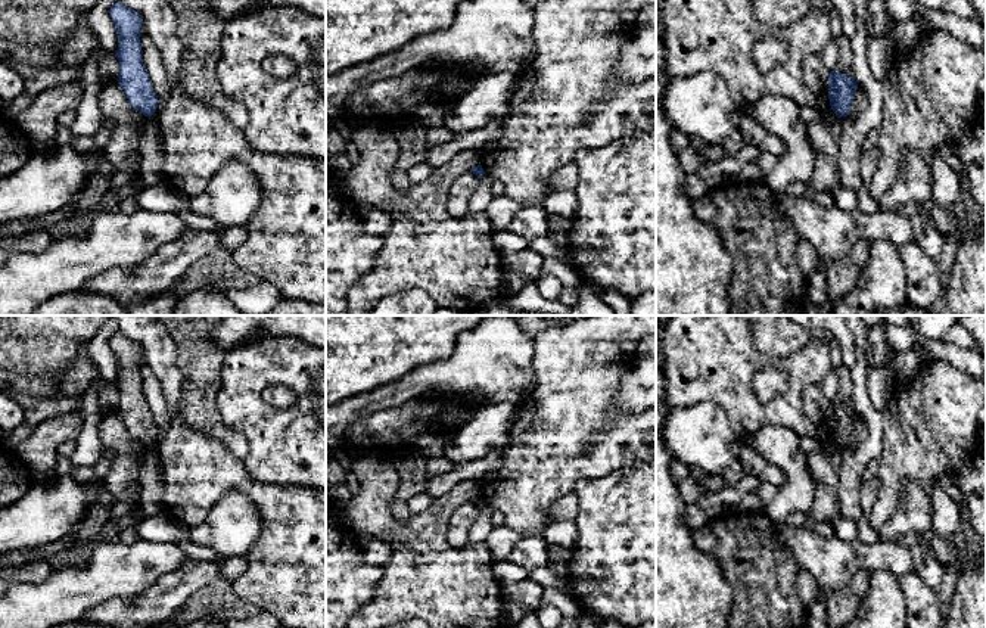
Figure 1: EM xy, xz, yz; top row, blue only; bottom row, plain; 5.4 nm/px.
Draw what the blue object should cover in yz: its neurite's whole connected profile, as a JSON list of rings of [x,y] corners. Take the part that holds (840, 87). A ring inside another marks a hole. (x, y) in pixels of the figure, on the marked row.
[[[830,72],[828,75],[828,99],[830,106],[836,115],[849,115],[849,108],[853,102],[853,94],[858,88],[855,78],[850,78],[842,72]]]

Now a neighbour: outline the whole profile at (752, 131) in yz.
[[[746,111],[740,116],[737,130],[740,131],[744,143],[758,147],[761,152],[769,152],[778,158],[786,152],[784,142],[777,134],[763,128]]]

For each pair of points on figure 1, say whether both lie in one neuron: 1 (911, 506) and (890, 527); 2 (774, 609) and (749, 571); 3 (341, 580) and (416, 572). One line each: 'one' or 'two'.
1: one
2: one
3: two

